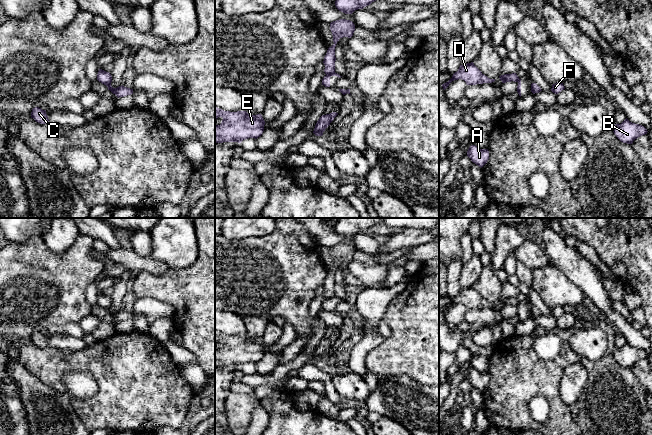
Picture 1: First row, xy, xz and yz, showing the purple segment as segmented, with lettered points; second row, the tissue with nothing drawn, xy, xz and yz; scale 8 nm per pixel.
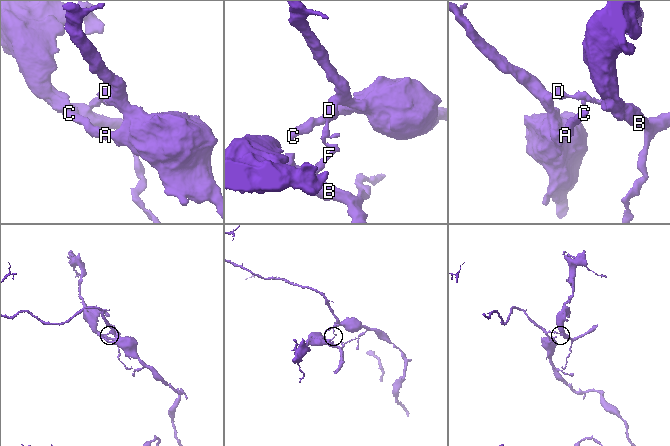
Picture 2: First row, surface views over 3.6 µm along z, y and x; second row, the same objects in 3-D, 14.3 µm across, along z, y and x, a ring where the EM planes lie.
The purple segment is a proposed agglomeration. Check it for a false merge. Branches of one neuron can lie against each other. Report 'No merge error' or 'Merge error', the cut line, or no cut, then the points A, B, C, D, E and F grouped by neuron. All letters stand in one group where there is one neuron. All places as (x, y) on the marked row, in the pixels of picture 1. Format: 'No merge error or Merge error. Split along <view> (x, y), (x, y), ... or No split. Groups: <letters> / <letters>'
Merge error. Split along xz (334, 71), (326, 75). Groups: A C D / B E F

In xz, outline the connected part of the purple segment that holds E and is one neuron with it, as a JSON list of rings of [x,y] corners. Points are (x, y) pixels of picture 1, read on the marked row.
[[[215,107],[215,120],[222,117],[220,125],[215,125],[215,143],[238,142],[248,138],[257,139],[264,131],[265,121],[261,114],[250,115],[246,111],[230,112]]]

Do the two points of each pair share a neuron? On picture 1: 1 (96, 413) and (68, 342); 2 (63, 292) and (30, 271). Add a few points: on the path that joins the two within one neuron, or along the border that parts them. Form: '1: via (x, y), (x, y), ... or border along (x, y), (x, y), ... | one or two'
1: border along (49, 345), (61, 349), (82, 349), (86, 346) | two
2: via (55, 291), (51, 291), (38, 279) | one

